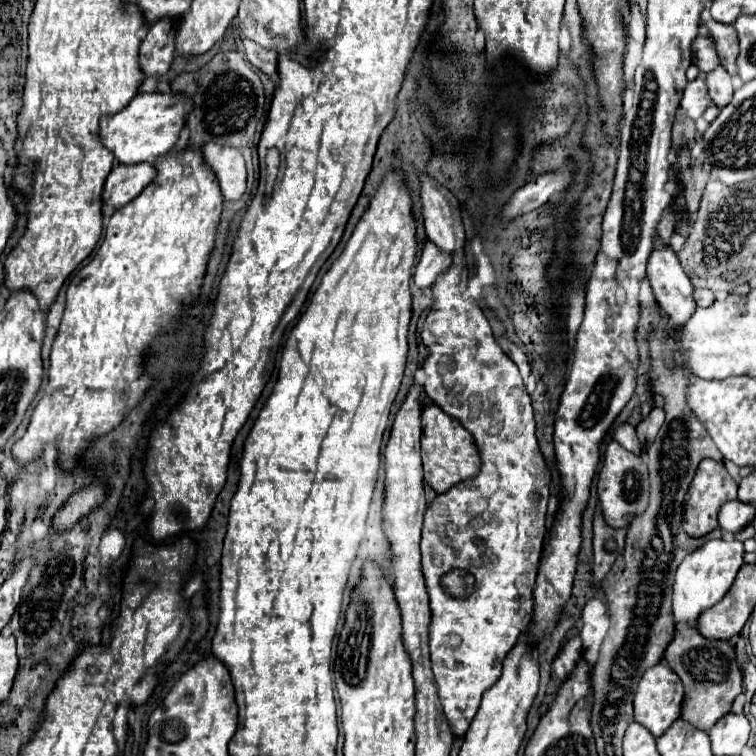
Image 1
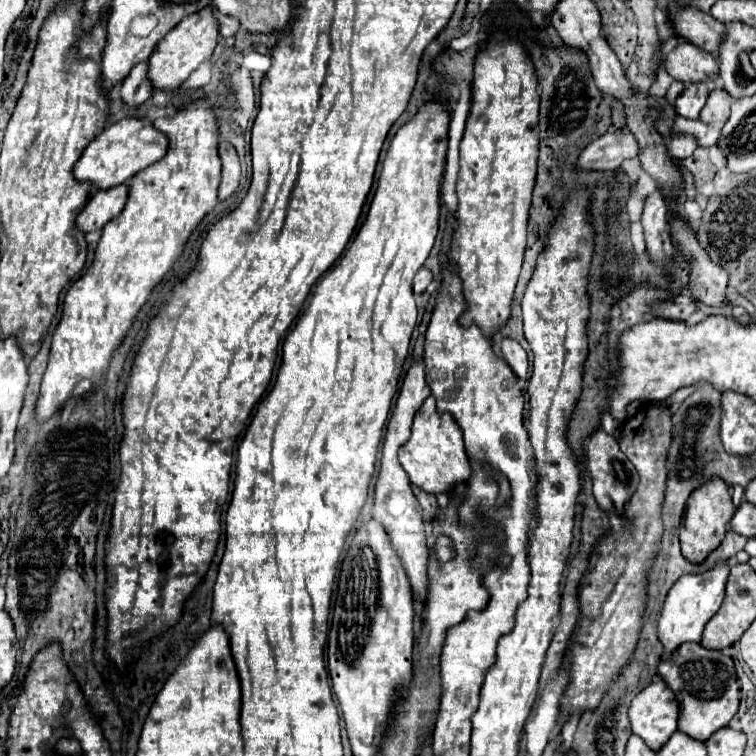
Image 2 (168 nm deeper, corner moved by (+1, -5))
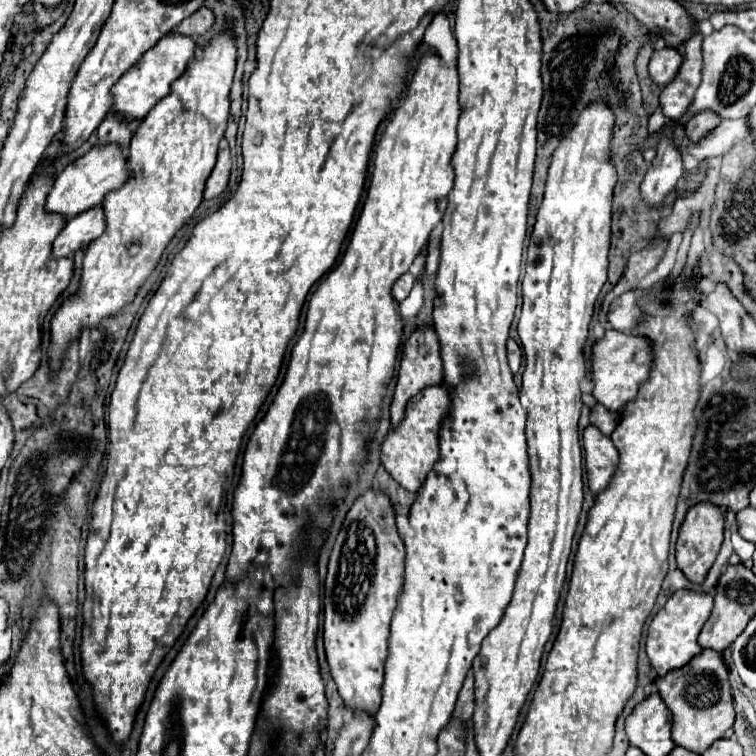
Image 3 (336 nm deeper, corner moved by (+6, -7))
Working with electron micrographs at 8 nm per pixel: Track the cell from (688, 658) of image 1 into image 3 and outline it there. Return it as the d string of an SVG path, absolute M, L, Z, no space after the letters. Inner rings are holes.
M702 650L686 666L670 670L666 676L656 680L662 700L672 710L672 740L674 744L702 754L714 740L722 738L724 732L734 724L732 690L728 684L728 668L722 656L714 650Z

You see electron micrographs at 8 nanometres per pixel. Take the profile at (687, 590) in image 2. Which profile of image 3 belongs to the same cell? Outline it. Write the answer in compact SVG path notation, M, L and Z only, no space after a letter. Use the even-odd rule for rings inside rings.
M676 590L664 608L654 616L648 636L646 636L646 652L650 658L650 664L656 668L658 676L664 676L668 670L682 668L692 656L700 652L698 646L698 634L704 626L704 622L710 618L714 606L714 594L704 592L692 592L692 590Z

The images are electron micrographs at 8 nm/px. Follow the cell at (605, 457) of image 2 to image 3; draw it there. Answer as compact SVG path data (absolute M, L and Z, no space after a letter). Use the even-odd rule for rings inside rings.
M592 424L584 430L582 446L584 446L588 486L590 492L596 496L612 482L614 472L618 470L618 450L614 448L612 440Z

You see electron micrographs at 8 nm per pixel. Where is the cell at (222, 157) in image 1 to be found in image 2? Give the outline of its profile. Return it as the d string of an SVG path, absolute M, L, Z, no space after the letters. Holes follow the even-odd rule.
M229 142L219 144L219 156L223 162L223 172L221 172L221 184L219 184L219 200L229 198L237 186L239 186L239 176L241 176L241 166L239 166L239 156L235 148Z

